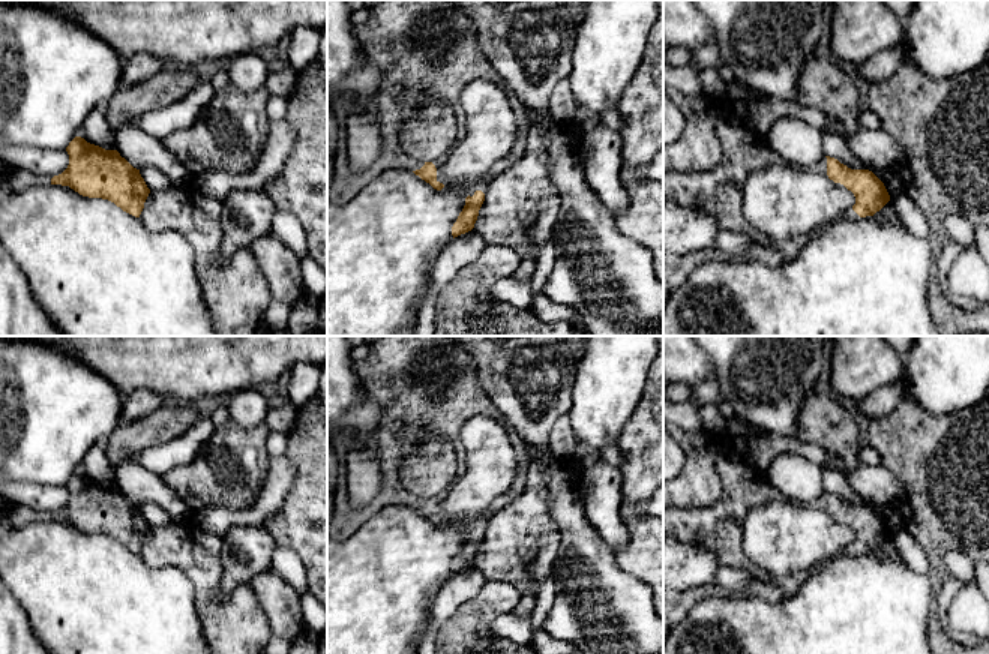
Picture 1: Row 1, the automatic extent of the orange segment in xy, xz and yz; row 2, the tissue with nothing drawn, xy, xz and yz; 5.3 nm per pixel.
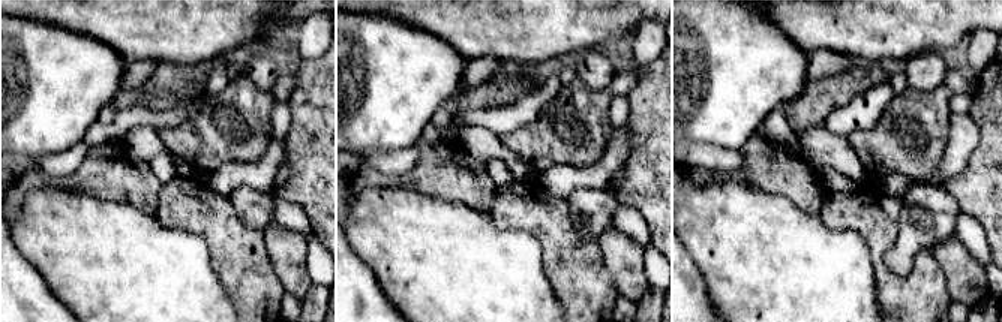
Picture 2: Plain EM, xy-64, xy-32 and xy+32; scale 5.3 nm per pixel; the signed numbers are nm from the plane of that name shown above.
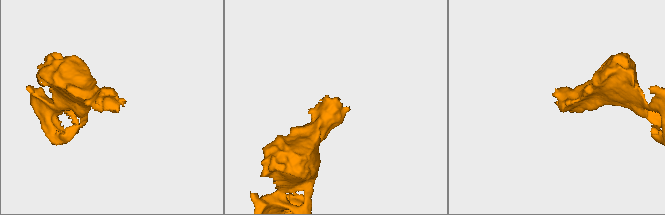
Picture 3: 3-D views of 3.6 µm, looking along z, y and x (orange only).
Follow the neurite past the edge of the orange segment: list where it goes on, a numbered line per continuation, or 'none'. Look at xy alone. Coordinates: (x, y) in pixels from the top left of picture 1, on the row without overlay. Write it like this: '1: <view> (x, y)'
none

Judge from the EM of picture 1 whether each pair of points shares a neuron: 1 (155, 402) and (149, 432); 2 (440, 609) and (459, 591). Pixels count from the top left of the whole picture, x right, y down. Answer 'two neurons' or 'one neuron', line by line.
1: two neurons
2: one neuron

